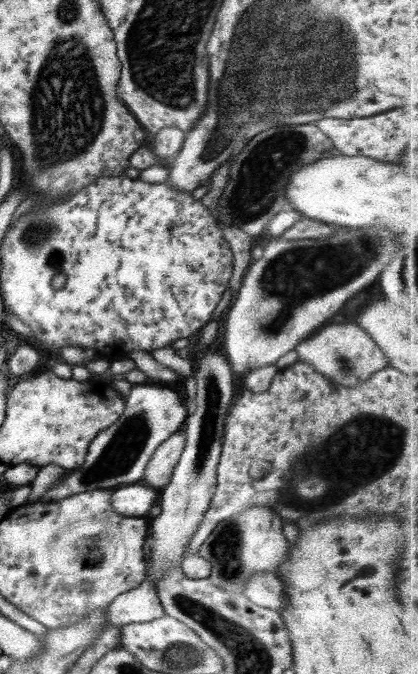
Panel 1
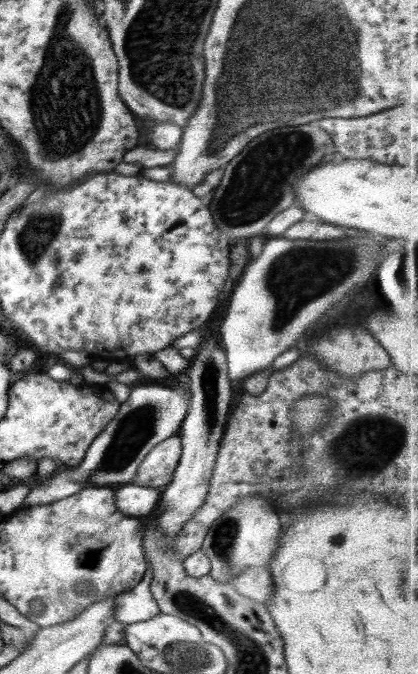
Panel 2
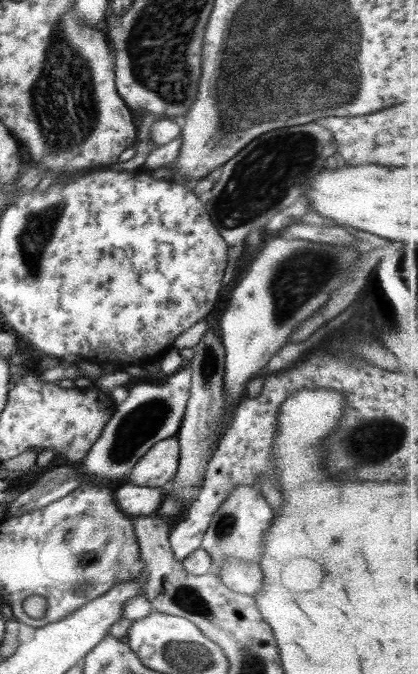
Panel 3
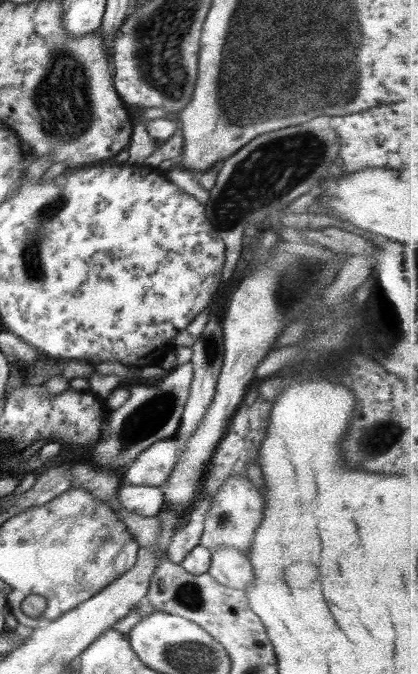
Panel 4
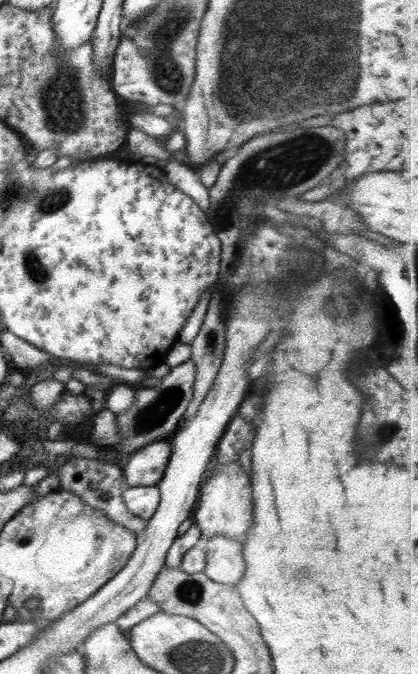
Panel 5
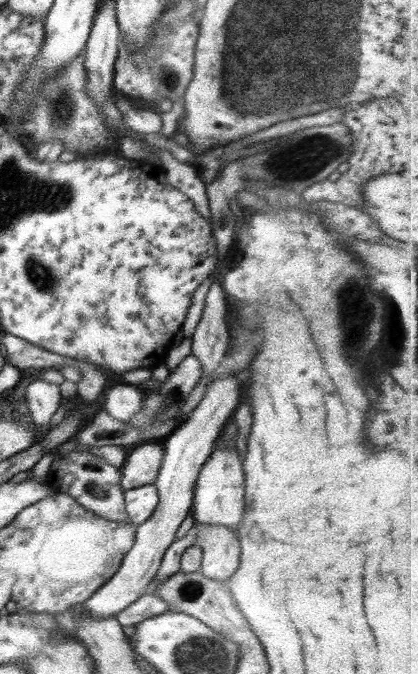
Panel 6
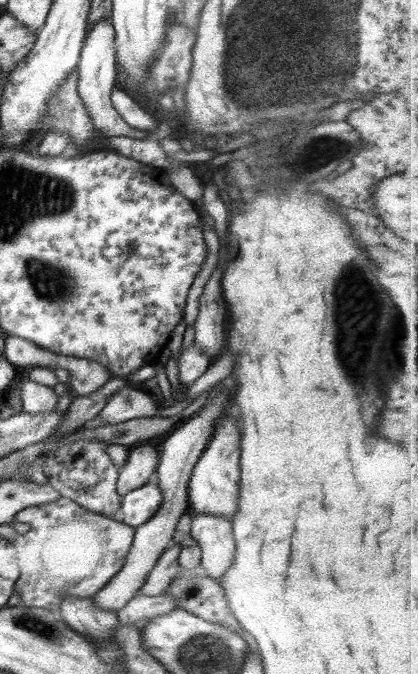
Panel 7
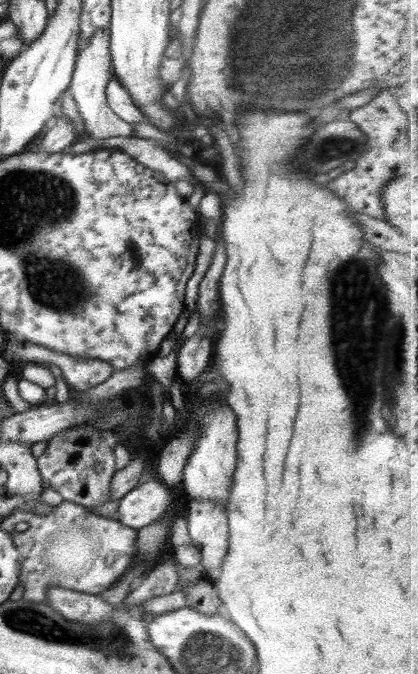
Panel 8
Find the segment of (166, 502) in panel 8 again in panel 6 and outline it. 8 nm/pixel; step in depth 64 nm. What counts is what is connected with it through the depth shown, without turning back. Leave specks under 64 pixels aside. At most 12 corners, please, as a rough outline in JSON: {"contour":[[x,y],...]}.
{"contour":[[153,483],[128,489],[126,514],[135,527],[159,503]]}

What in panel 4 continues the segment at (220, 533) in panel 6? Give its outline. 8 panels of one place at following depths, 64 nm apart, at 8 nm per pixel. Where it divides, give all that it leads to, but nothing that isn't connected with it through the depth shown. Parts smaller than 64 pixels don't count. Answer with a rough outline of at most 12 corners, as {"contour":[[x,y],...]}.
{"contour":[[228,545],[212,549],[208,572],[238,590],[254,579],[246,554]]}

